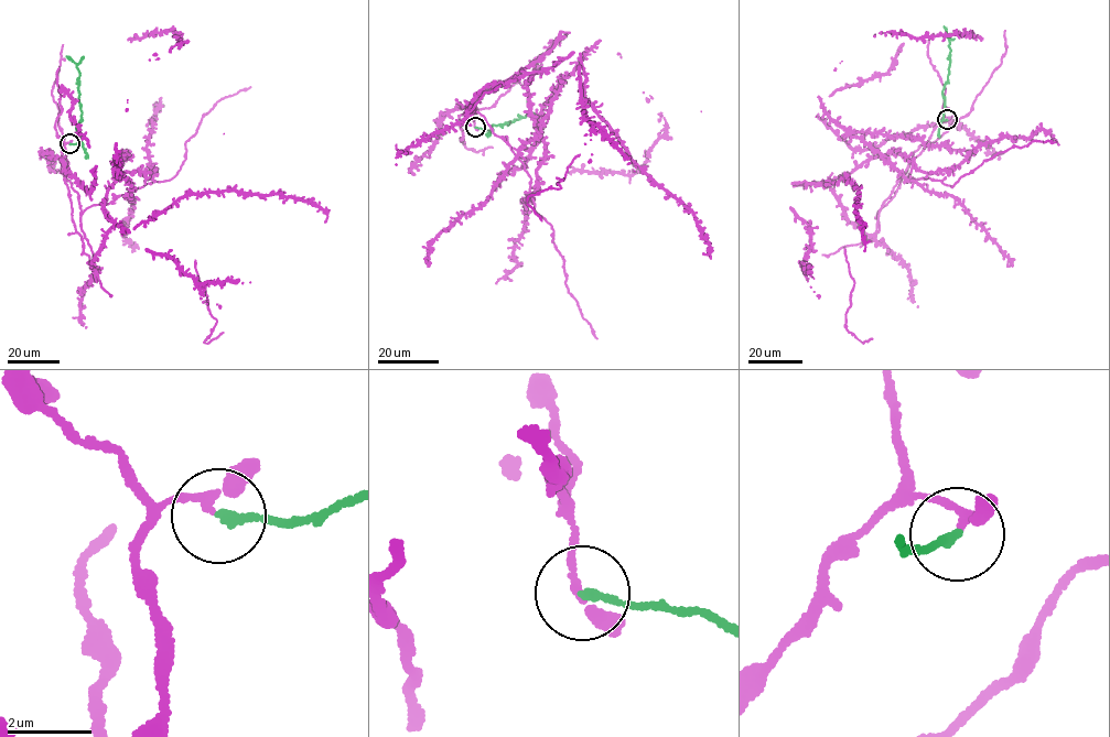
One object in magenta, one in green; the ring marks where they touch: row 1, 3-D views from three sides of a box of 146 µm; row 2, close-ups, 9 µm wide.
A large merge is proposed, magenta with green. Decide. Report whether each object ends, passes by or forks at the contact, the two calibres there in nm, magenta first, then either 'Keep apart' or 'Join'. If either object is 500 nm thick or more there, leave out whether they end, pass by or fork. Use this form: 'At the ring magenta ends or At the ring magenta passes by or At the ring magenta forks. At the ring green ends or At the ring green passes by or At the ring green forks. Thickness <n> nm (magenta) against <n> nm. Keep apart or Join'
At the ring magenta passes by. At the ring green ends. Thickness 140 nm (magenta) against 190 nm. Keep apart

